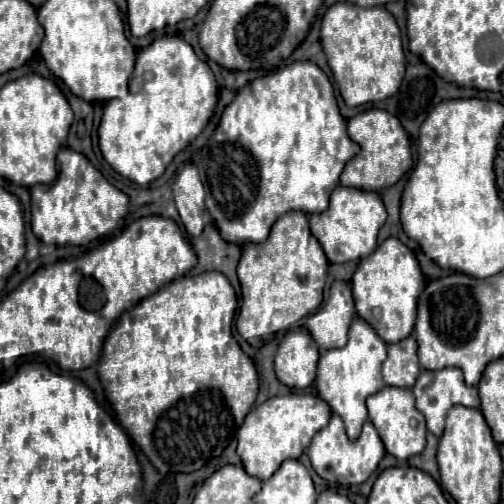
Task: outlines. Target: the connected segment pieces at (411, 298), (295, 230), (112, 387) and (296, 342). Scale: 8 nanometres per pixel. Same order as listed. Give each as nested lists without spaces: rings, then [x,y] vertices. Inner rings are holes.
[[[388,237],[378,249],[362,259],[352,277],[352,293],[358,315],[368,321],[386,343],[408,337],[416,321],[416,301],[424,285],[424,275],[414,253],[396,237]]]
[[[302,211],[284,213],[272,225],[264,243],[246,243],[237,266],[237,276],[242,287],[242,305],[236,319],[236,329],[246,341],[259,341],[286,331],[292,323],[316,311],[322,301],[326,283],[328,259],[308,227],[308,215]]]
[[[224,273],[184,275],[124,311],[104,341],[98,363],[100,383],[120,425],[160,473],[190,473],[204,467],[210,459],[220,457],[256,401],[256,367],[232,335],[236,305],[234,287]]]
[[[298,327],[284,335],[278,345],[274,369],[276,377],[294,389],[306,389],[316,377],[318,345],[308,329]]]

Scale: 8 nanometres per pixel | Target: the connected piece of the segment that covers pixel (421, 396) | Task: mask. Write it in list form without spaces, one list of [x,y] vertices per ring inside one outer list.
[[[446,367],[446,369],[438,369],[438,371],[422,371],[420,377],[416,379],[416,385],[414,385],[412,393],[416,397],[416,409],[426,417],[428,431],[432,431],[436,437],[442,435],[446,413],[452,405],[480,407],[478,389],[464,383],[464,373],[458,367]]]

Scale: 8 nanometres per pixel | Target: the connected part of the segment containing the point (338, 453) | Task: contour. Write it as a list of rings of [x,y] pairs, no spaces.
[[[334,413],[330,417],[330,423],[312,439],[308,447],[308,457],[314,471],[322,479],[330,483],[338,483],[338,485],[360,485],[376,471],[380,459],[384,457],[384,443],[380,441],[380,435],[376,433],[376,429],[372,429],[370,421],[364,423],[360,437],[356,441],[350,441],[340,415]]]

